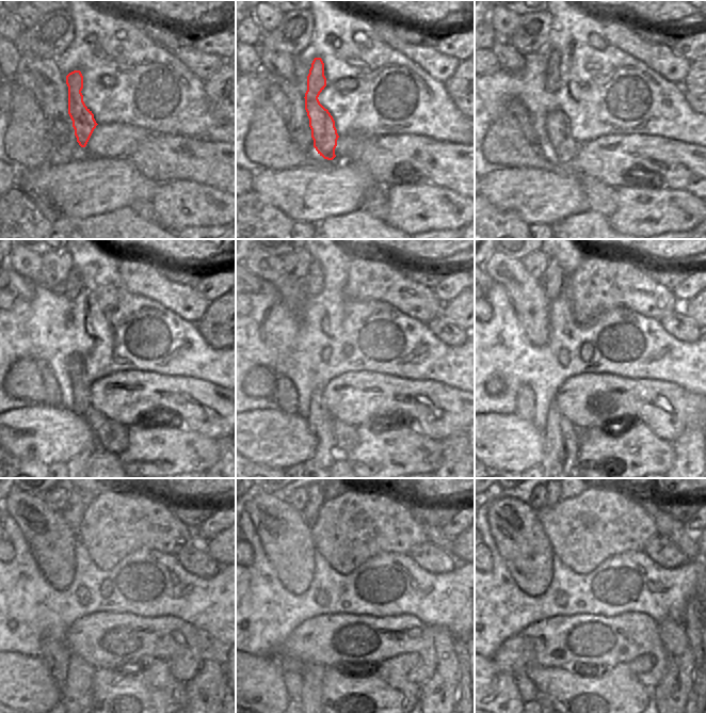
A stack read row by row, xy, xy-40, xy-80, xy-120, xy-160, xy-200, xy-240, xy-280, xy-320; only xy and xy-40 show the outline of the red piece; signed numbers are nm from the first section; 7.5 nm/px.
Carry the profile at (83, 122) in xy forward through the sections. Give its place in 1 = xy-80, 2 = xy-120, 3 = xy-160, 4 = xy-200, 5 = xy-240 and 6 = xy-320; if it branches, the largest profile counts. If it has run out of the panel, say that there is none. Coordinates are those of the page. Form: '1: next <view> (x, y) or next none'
1: next xy-80 (565, 147)
2: next xy-120 (81, 384)
3: next xy-160 (320, 421)
4: next xy-200 (561, 438)
5: next xy-240 (78, 690)
6: next xy-320 (550, 500)

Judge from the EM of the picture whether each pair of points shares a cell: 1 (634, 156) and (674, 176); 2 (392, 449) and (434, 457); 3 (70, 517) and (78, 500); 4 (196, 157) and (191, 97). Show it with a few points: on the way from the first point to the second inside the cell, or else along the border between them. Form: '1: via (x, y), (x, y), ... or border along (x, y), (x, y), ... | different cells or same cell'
1: via (643, 157), (660, 169), (664, 169) | same cell
2: via (403, 452), (423, 456) | same cell
3: via (73, 512), (76, 504) | same cell
4: border along (170, 133), (181, 133), (191, 138), (204, 139) | different cells

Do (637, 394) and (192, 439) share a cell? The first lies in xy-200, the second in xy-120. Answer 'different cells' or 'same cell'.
different cells

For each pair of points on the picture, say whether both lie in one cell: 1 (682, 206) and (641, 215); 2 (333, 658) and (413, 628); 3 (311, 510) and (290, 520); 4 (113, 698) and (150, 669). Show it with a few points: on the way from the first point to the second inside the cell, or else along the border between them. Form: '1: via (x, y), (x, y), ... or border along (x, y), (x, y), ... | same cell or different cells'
1: via (672, 210), (651, 211) | same cell
2: via (335, 632), (356, 620), (373, 628), (387, 628) | same cell
3: border along (300, 512), (309, 527) | different cells
4: via (123, 697), (141, 679) | same cell

